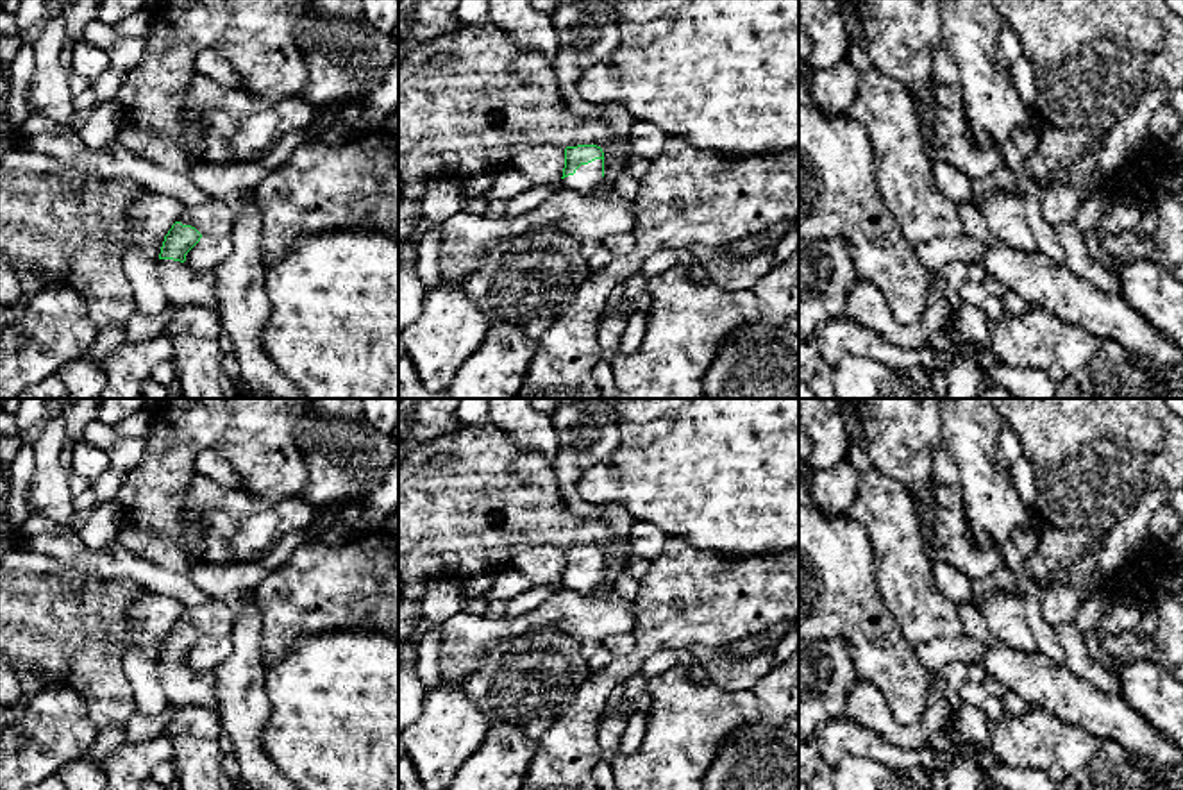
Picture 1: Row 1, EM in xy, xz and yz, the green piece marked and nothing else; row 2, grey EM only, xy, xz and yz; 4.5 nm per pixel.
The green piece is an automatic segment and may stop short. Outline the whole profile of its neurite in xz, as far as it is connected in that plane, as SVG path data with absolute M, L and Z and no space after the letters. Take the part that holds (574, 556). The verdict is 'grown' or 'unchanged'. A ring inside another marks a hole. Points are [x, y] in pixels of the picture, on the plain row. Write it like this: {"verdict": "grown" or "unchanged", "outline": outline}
{"verdict": "grown", "outline": "M597 545L565 549L563 586L579 595L592 595L604 577L604 552Z"}

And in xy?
{"verdict": "grown", "outline": "M175 622L161 647L155 665L157 681L172 706L220 713L213 672L195 672L184 663L186 654L200 638L202 635L195 627Z"}

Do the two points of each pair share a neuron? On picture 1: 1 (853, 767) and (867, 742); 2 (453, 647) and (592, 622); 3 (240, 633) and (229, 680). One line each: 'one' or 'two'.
1: two
2: one
3: one

